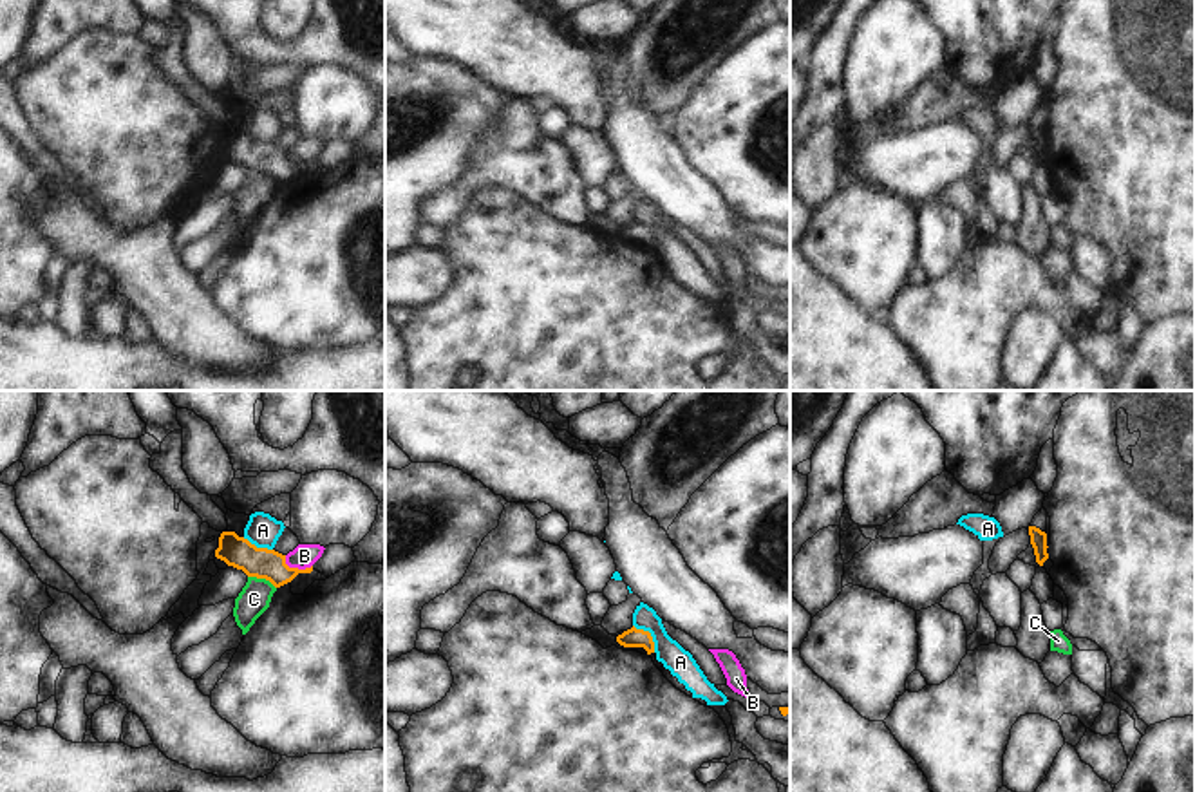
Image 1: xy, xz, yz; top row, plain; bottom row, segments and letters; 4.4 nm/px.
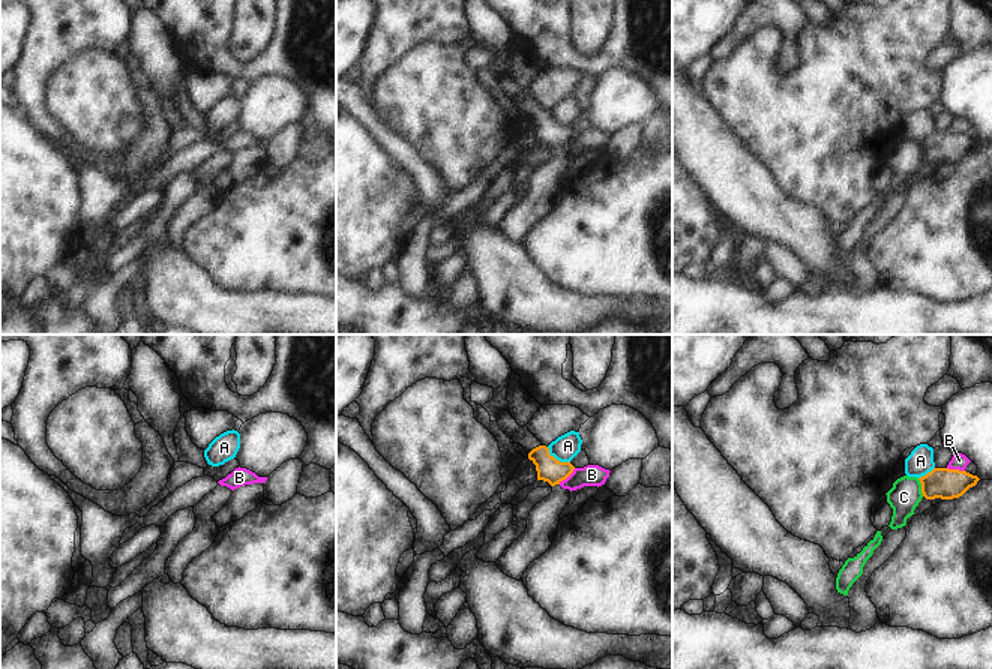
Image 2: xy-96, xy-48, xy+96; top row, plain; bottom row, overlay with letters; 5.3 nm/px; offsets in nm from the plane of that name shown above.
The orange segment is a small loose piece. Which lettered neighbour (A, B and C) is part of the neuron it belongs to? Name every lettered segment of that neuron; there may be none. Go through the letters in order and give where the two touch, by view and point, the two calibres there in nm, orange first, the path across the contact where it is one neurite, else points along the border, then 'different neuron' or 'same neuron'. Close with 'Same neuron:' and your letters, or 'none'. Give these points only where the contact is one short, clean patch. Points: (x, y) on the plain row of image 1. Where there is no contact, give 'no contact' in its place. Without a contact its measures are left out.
A: contact xz (649, 230); calibres 90 and 120 nm; border xz (633, 219), (649, 228), (655, 246); different neuron
B: contact xy (295, 163); calibres 140 and 110 nm; border xy (284, 150), (290, 161), (311, 161); different neuron
C: contact xy (263, 172); calibres 140 and 140 nm; border xy (248, 170), (266, 174), (275, 183); different neuron
Same neuron: none

